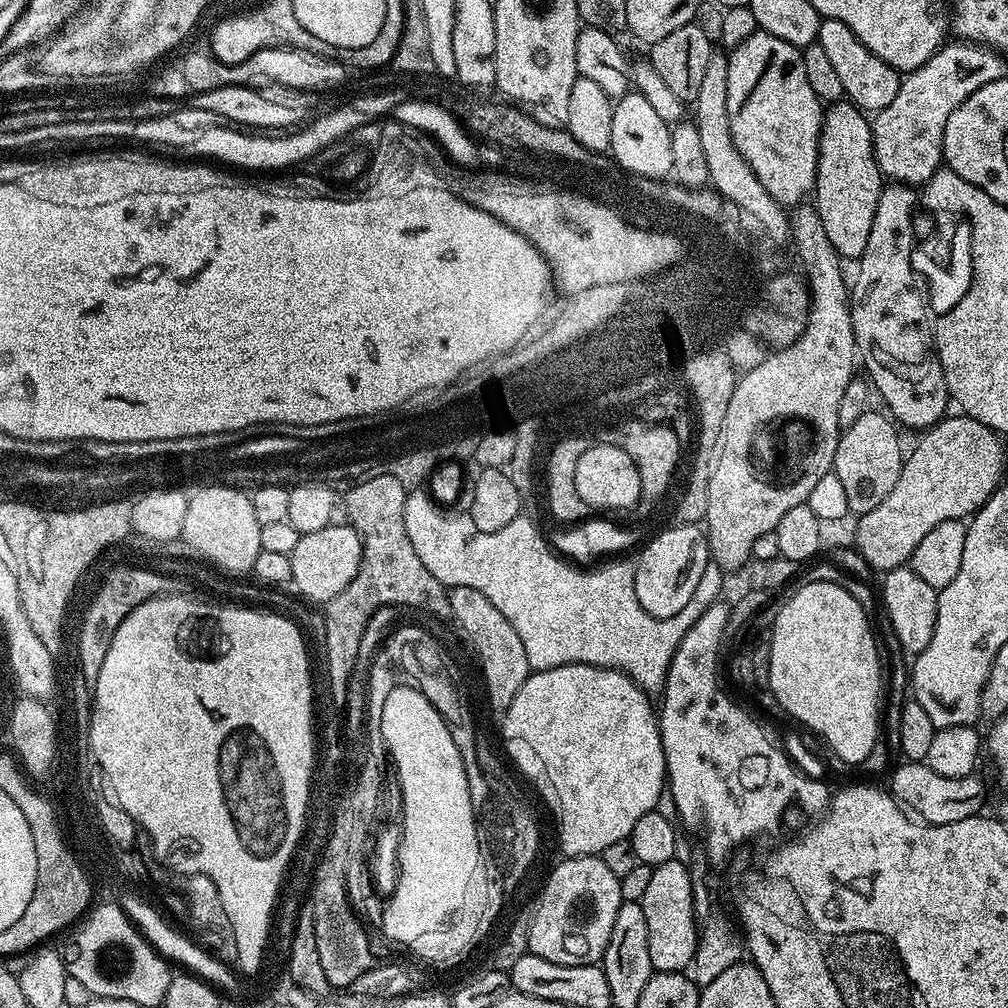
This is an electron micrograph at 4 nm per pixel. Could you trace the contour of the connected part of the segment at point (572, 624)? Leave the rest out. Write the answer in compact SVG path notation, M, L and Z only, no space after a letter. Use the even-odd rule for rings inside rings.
M409 491L404 507L406 534L410 534L410 542L418 558L430 570L430 574L440 572L440 584L453 588L470 586L470 590L486 594L486 598L490 598L490 602L502 610L506 622L514 626L518 638L522 638L529 669L541 672L567 664L592 664L596 668L615 668L617 672L624 672L649 694L659 693L663 689L674 650L678 650L678 642L682 642L682 638L686 638L686 630L698 622L701 613L698 608L687 604L678 610L676 616L661 620L652 616L644 609L642 602L638 602L636 565L631 559L612 558L591 570L585 570L557 556L546 536L536 529L535 522L527 520L527 515L516 516L514 522L510 522L510 526L502 526L502 530L483 532L474 526L471 515L451 516L448 512L451 511L437 504L427 491Z

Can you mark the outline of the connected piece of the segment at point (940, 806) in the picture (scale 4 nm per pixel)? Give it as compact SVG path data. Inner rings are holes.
M903 762L896 769L893 767L890 791L909 813L915 814L926 824L949 824L962 822L962 818L970 818L981 811L979 796L984 788L980 785L979 775L962 778L946 778L942 774L934 774L926 762Z

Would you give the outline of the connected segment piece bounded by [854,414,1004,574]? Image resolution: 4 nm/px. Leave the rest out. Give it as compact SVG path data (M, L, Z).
M963 414L945 415L923 433L916 449L907 453L894 490L874 510L857 519L855 550L880 574L905 567L914 546L947 520L964 520L983 506L1000 487L1004 472L1004 444L991 428Z

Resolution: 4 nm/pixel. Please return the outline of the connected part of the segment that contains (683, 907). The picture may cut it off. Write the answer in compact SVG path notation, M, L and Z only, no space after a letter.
M677 859L653 867L646 894L639 900L646 914L646 930L650 942L650 962L657 972L681 972L696 957L698 921L691 896L690 868Z

